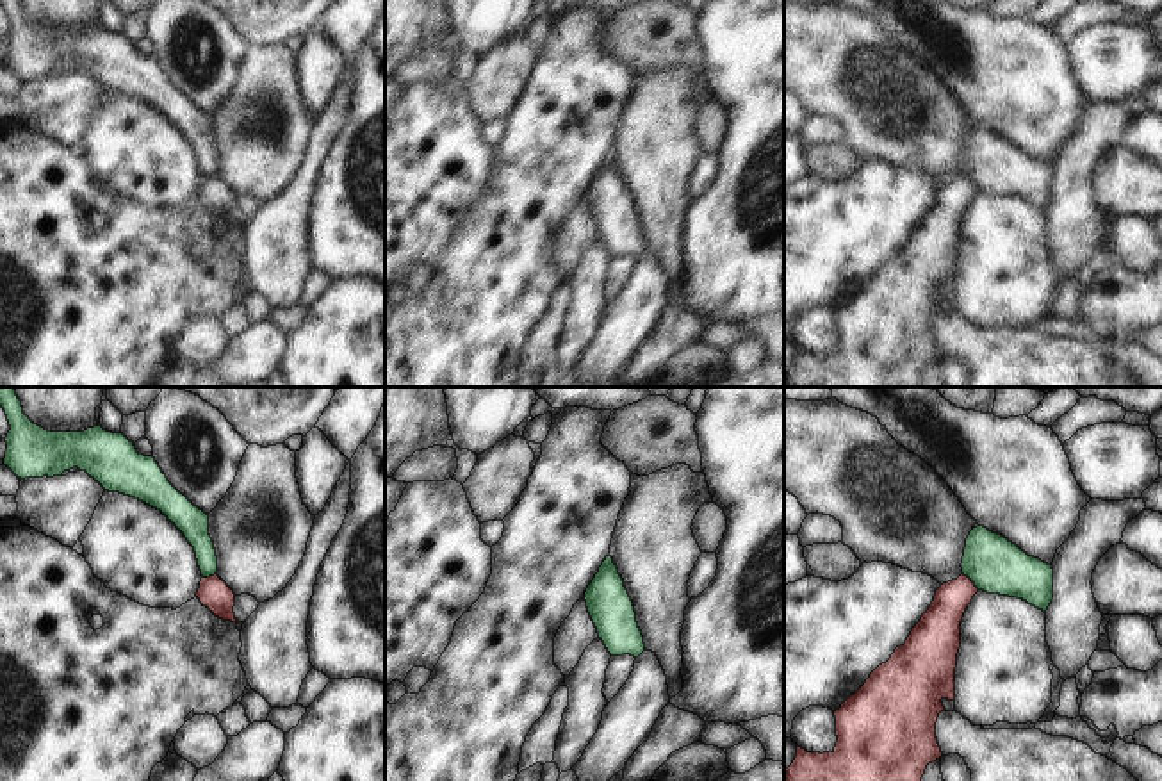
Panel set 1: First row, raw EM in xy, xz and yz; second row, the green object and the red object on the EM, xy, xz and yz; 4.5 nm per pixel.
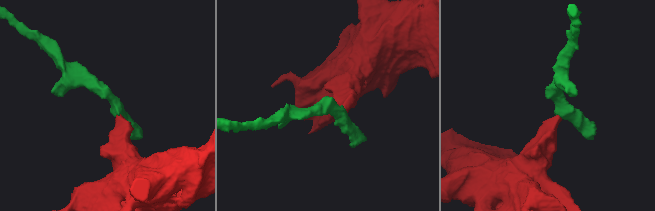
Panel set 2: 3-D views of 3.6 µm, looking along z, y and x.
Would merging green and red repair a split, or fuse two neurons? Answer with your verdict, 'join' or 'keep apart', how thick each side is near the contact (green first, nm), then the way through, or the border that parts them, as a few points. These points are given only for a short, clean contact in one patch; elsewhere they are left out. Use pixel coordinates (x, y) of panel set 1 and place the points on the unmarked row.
keep apart; calibres 260 and 180 nm; border yz (963, 173), (979, 189)

